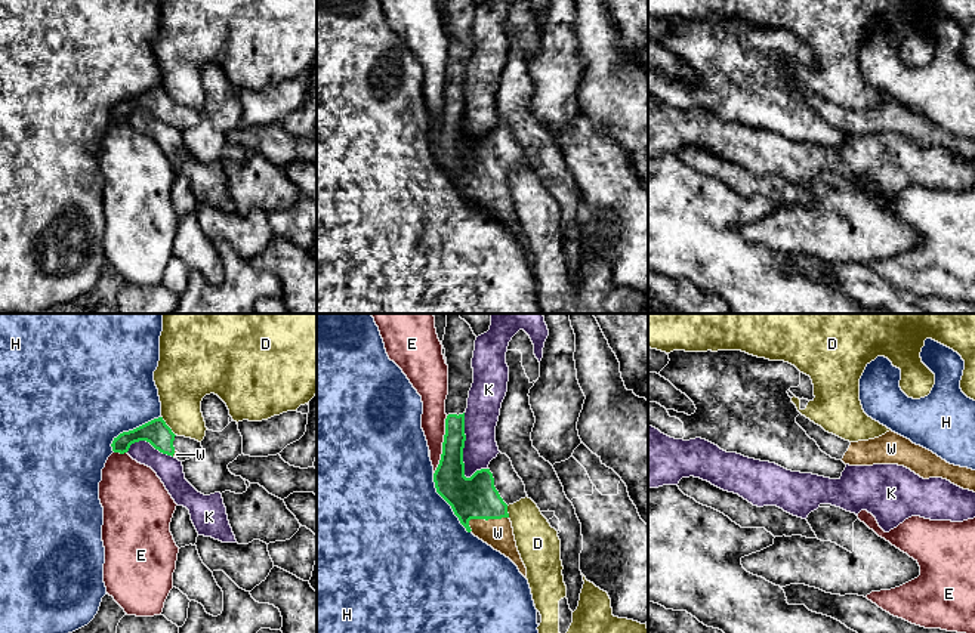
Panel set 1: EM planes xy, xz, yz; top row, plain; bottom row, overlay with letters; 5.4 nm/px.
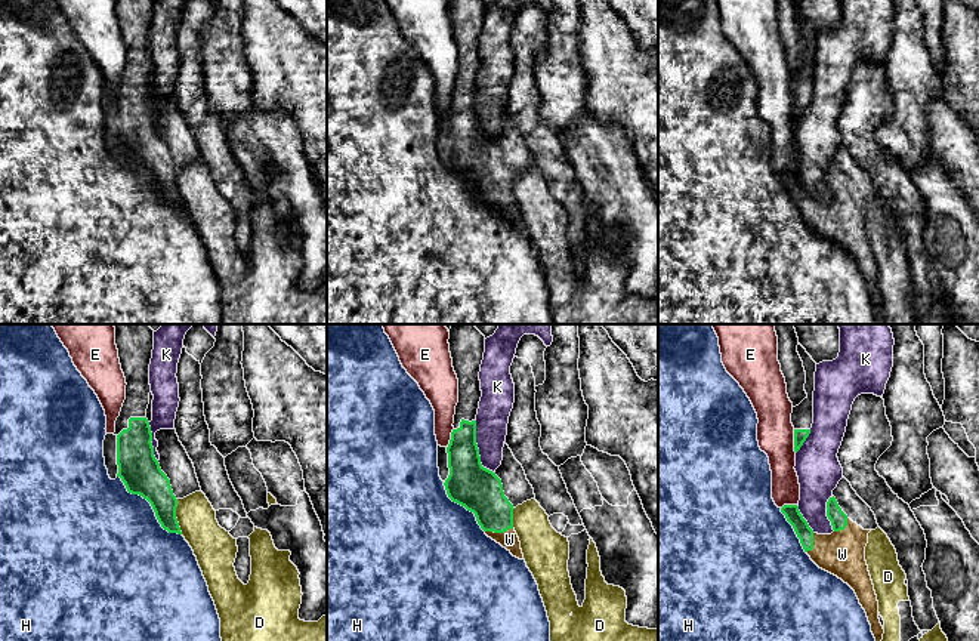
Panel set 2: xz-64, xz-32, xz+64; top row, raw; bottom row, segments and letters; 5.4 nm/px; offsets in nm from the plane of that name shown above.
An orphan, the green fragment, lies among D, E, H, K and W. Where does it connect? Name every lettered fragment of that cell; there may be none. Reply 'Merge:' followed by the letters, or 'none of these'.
Merge: W

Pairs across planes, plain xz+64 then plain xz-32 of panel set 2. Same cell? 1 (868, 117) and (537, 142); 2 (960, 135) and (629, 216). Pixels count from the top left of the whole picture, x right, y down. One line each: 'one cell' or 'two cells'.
1: one cell
2: two cells

